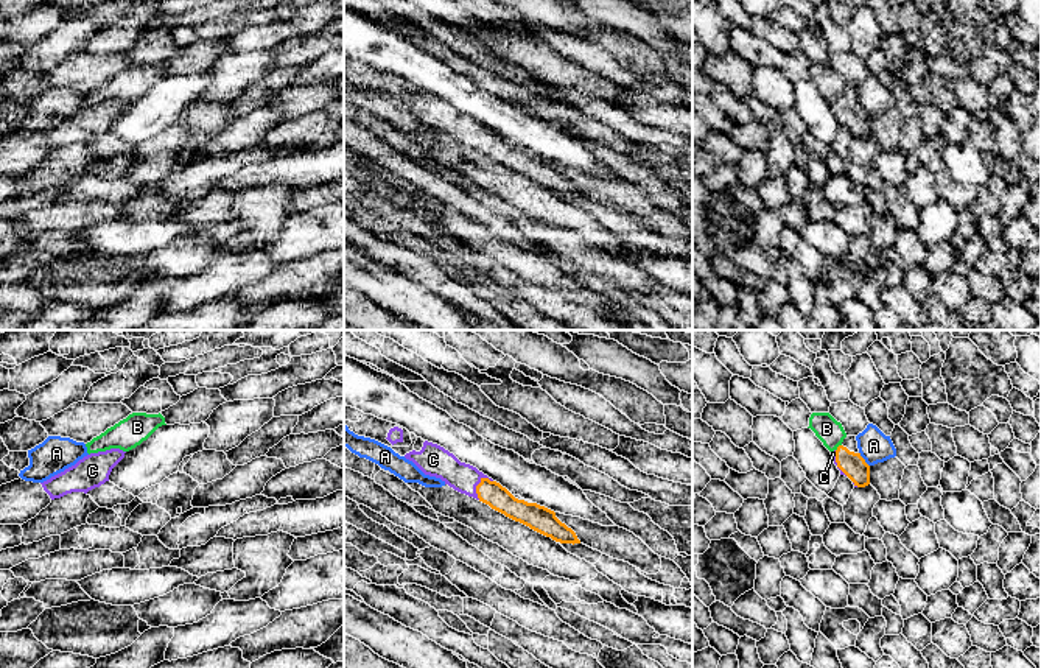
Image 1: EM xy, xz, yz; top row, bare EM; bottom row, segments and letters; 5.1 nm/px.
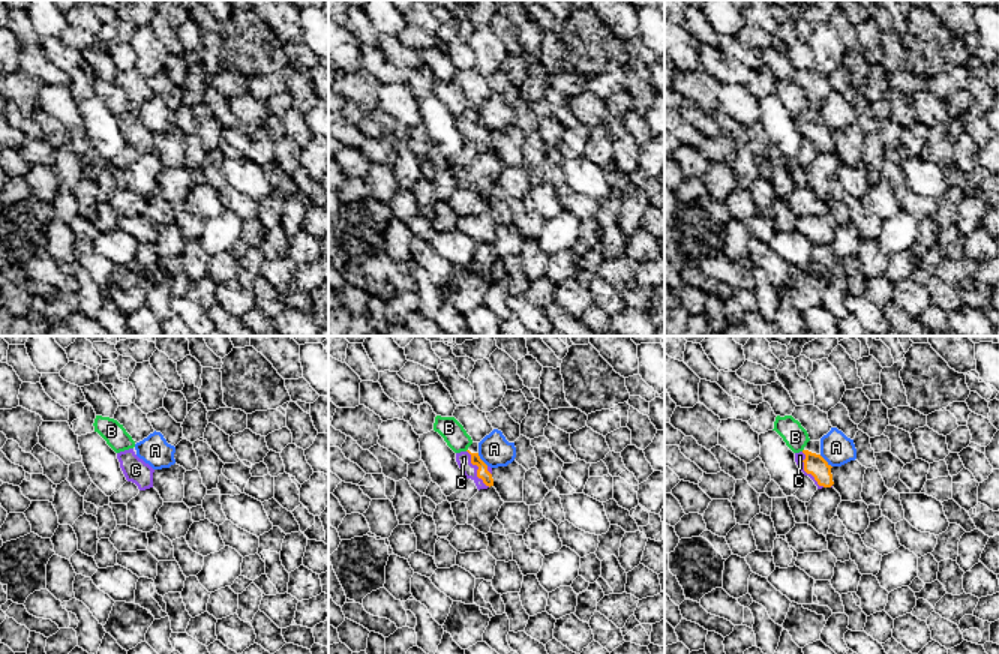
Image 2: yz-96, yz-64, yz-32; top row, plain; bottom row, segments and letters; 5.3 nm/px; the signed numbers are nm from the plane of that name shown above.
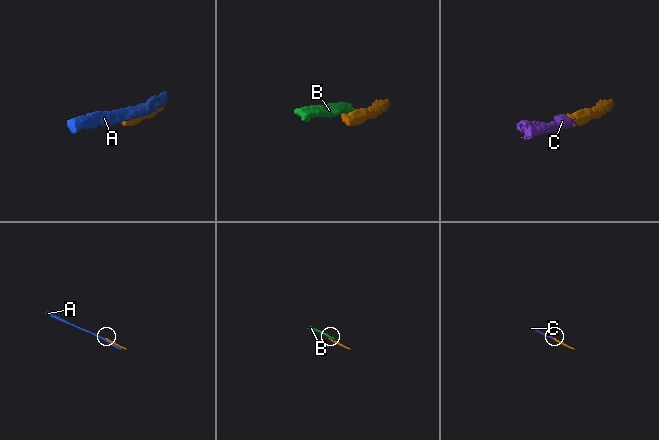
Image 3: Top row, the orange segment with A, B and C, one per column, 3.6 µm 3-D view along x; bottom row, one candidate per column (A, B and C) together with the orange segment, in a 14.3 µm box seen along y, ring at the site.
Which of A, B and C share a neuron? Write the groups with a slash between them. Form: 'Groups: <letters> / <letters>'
Groups: A / B / C

